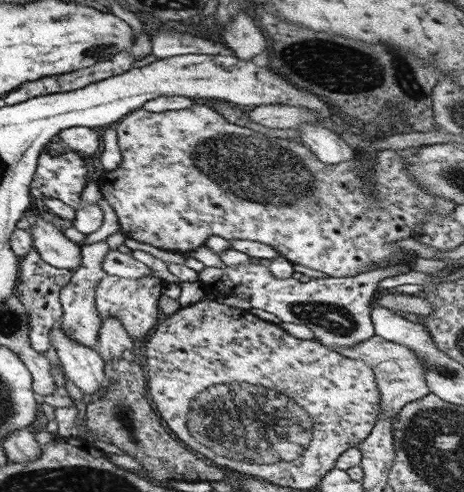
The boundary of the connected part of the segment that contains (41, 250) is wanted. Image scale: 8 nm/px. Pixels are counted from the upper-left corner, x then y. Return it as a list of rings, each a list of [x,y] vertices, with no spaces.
[[[36,214],[36,220],[34,224],[30,224],[29,232],[33,238],[33,248],[36,248],[42,260],[71,271],[80,267],[81,245],[68,239],[49,219]]]

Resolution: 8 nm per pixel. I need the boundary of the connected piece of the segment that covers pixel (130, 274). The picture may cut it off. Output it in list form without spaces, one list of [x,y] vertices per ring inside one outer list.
[[[109,250],[102,261],[102,268],[108,275],[120,276],[125,279],[138,279],[146,276],[156,276],[152,268],[136,260],[130,253]]]

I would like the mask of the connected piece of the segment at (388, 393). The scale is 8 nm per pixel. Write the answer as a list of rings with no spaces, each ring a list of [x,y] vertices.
[[[374,335],[368,340],[350,347],[336,347],[335,351],[348,358],[364,361],[368,367],[372,368],[381,394],[380,411],[390,420],[394,420],[398,416],[405,404],[418,400],[429,393],[425,380],[424,362],[422,362],[422,358],[416,356],[418,352],[412,352],[408,346],[402,346],[402,344],[396,344]]]

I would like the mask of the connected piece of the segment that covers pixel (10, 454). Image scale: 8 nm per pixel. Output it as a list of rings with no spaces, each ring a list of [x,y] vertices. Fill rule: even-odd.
[[[26,428],[8,433],[1,446],[4,447],[8,460],[15,464],[25,464],[41,456],[35,433],[29,432]]]

